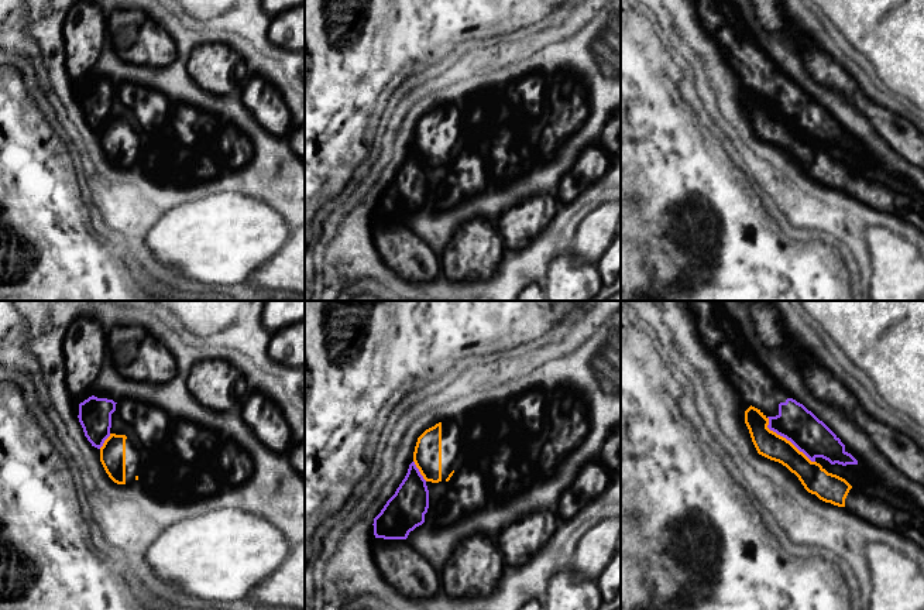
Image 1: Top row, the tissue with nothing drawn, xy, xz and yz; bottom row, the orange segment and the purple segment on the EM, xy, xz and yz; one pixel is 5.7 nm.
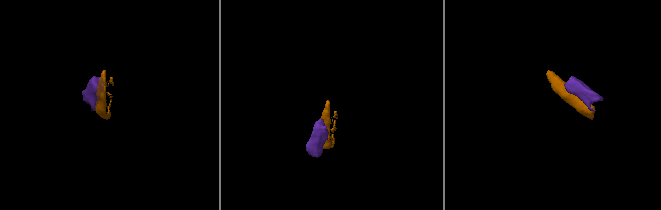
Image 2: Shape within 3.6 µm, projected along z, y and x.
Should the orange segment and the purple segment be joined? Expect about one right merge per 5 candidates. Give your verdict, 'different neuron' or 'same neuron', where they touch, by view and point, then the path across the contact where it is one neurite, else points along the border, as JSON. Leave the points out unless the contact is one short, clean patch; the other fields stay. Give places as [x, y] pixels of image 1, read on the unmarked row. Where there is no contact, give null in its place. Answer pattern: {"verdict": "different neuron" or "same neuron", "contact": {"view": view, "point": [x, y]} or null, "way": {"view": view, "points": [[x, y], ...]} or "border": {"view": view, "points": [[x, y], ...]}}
{"verdict": "different neuron", "contact": {"view": "yz", "point": [785, 122]}}

